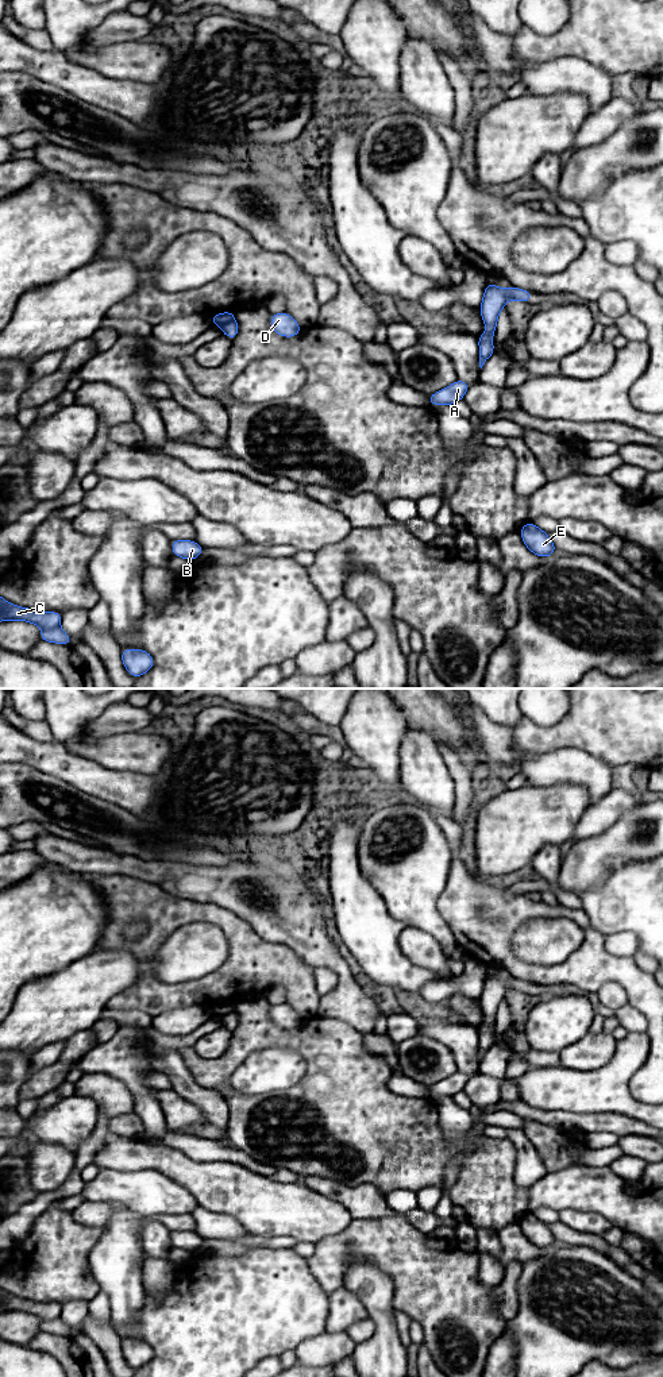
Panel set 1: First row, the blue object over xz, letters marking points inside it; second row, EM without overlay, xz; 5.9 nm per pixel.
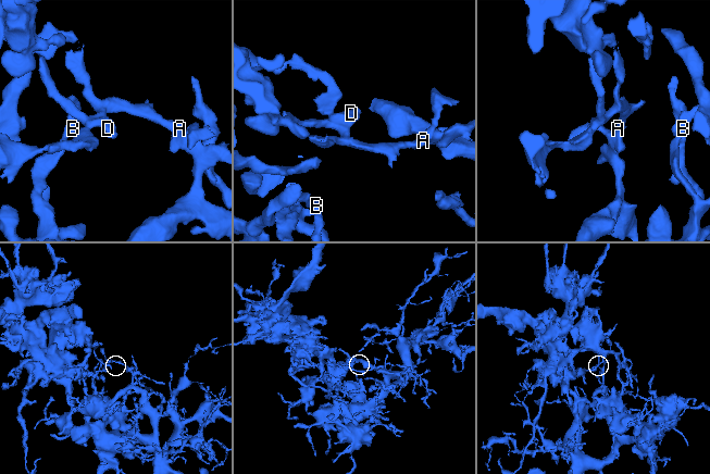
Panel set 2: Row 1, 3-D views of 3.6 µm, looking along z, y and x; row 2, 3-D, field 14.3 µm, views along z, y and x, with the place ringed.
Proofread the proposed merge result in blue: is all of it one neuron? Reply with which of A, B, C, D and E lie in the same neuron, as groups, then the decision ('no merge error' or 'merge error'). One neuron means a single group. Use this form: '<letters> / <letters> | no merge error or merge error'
A B D E / C | merge error

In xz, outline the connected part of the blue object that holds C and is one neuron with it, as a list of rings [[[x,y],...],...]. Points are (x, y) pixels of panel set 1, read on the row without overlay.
[[[0,1288],[0,1312],[18,1311],[35,1315],[42,1322],[51,1322],[59,1318],[62,1305],[58,1303],[38,1303],[28,1299],[20,1299]]]

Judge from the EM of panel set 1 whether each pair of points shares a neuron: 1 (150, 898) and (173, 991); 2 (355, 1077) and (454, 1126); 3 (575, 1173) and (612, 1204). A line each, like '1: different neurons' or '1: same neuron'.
1: same neuron
2: different neurons
3: same neuron

